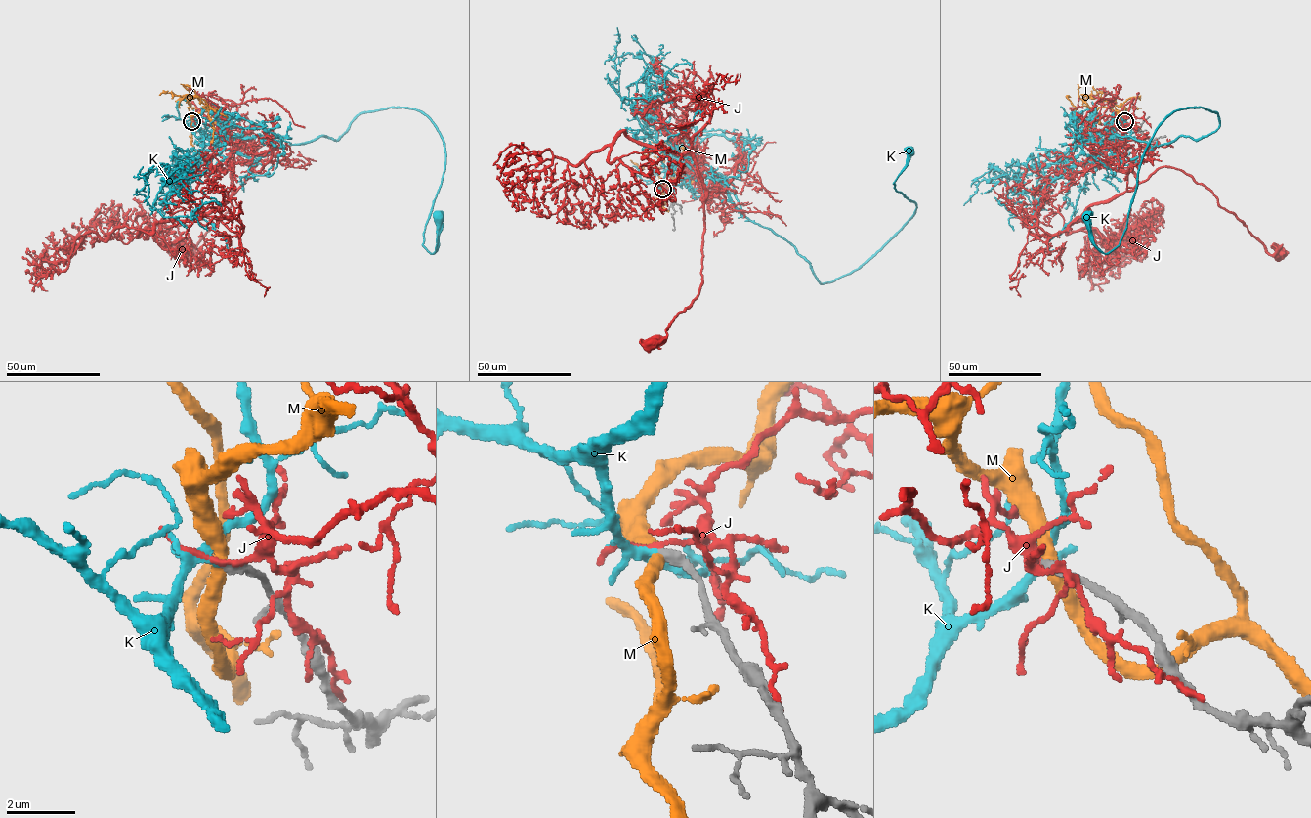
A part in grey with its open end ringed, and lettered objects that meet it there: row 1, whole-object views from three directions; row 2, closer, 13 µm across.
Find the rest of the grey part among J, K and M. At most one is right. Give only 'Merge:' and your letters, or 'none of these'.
Merge: K

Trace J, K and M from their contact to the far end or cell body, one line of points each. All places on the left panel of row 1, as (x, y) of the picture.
J: (192, 121), (204, 117), (215, 122), (237, 146), (230, 209), (203, 236), (195, 246), (195, 254), (181, 255)
K: (192, 121), (203, 143), (255, 160), (337, 140), (363, 112), (419, 109), (445, 152), (430, 253), (437, 217)
M: (192, 121), (192, 127), (188, 103), (193, 97), (174, 96), (171, 98)

